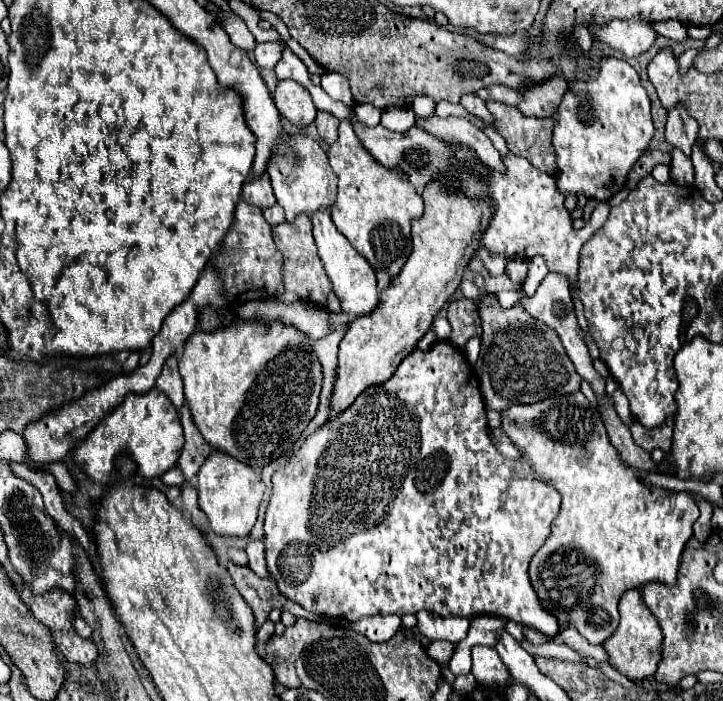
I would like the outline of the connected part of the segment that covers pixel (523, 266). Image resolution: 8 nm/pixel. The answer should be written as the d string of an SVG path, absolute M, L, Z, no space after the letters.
M509 258L507 262L507 274L511 276L513 284L517 288L523 286L525 278L527 278L527 260L525 258Z

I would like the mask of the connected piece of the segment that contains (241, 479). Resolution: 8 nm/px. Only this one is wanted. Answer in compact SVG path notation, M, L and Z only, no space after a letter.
M213 450L207 458L207 462L201 466L199 474L199 506L207 514L211 528L219 536L249 536L249 530L253 528L257 520L257 510L265 494L265 484L261 476L243 462L237 462L229 454L221 454Z

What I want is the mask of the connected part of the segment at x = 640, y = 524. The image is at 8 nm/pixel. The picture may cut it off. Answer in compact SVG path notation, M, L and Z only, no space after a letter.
M583 392L549 398L537 404L511 406L501 412L501 422L503 432L525 452L523 460L529 462L529 452L537 452L535 470L563 496L561 512L551 526L551 536L529 566L533 588L541 604L557 616L561 630L573 626L589 644L603 644L619 624L617 604L623 592L641 588L651 580L661 580L665 584L675 582L679 558L693 536L693 522L699 518L699 508L691 494L673 494L657 486L641 486L641 478L637 478L635 470L625 466L617 450L613 450L597 406L591 404Z

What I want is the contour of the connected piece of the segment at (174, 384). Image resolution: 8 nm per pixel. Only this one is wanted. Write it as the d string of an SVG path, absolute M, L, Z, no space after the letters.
M171 354L169 360L165 360L165 366L157 378L157 388L171 398L177 410L183 406L183 380L177 370L177 354Z

